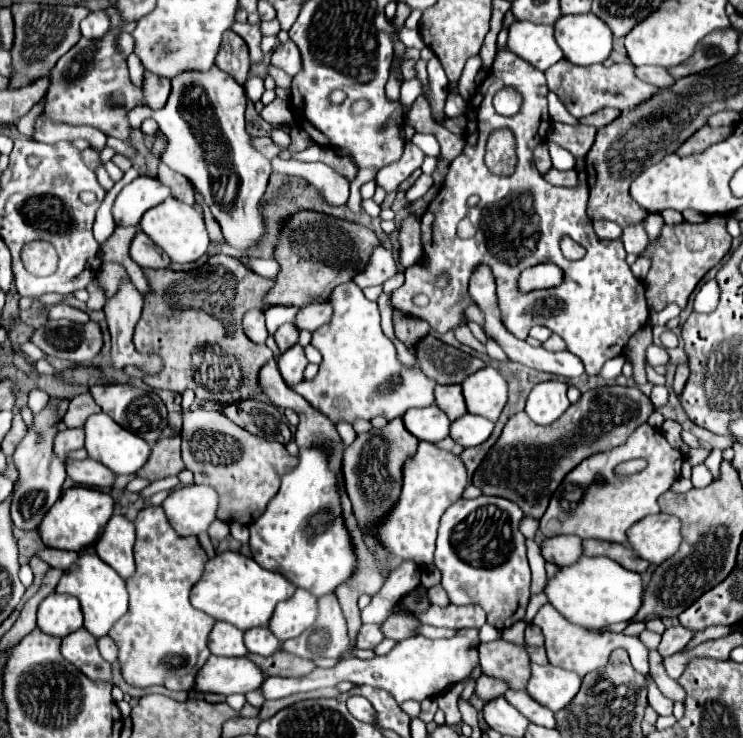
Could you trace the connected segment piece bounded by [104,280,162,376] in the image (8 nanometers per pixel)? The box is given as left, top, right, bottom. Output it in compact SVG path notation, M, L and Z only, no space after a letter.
M130 280L126 284L122 284L122 288L118 288L118 292L110 300L106 300L106 304L104 304L106 324L112 334L112 362L114 362L114 366L116 368L136 366L140 372L150 376L150 374L158 374L162 370L162 358L158 354L140 354L132 344L132 332L134 332L136 322L140 320L140 312L142 312L142 294L138 290L134 290L134 284L130 284Z

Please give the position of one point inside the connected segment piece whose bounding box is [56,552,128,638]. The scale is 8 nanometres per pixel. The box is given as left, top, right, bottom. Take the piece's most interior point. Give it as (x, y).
(102, 594)

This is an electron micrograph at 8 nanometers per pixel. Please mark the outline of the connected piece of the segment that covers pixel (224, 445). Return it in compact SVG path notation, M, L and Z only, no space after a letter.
M206 408L184 412L182 460L194 474L196 484L208 484L218 492L220 504L216 516L224 522L242 522L246 526L262 516L266 504L280 488L280 478L298 464L280 442L262 440L234 426L220 412Z

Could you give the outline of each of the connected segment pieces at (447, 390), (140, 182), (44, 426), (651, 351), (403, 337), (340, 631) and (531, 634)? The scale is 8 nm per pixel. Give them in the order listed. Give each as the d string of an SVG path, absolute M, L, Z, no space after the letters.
M436 384L434 398L436 398L436 406L442 408L442 412L446 412L446 416L450 416L450 420L456 420L458 416L466 414L462 388L458 384L454 384L454 386Z
M138 176L126 184L114 200L112 216L118 226L136 226L142 214L170 196L170 188L164 186L158 178Z
M48 402L38 414L34 414L34 422L28 428L28 434L22 438L22 442L12 454L12 462L18 470L18 482L12 492L10 514L18 528L38 528L44 514L50 510L50 506L58 500L62 492L62 484L66 480L64 460L58 460L58 456L54 456L54 438L58 434L60 420L62 418L58 414L58 406Z
M652 344L652 346L648 346L648 350L646 350L646 360L648 360L648 364L652 364L652 366L668 364L668 352L666 352L662 346Z
M394 314L394 334L402 344L406 344L406 348L412 354L414 354L414 344L418 344L418 340L422 340L422 336L426 336L428 332L430 326L424 320Z
M330 592L330 594L318 598L318 620L314 622L314 626L308 628L306 632L302 632L302 636L292 638L292 640L286 640L286 642L282 644L282 648L284 648L286 652L290 652L290 654L296 654L296 656L308 658L308 660L314 660L314 658L320 658L320 656L340 658L342 654L346 654L346 652L350 651L354 656L360 659L366 660L374 657L373 650L361 650L351 647L348 630L346 630L346 620L344 620L344 616L342 616L342 608L340 608L340 604L338 604L336 592Z
M534 624L526 626L526 644L530 644L530 646L542 646L544 644L544 636L538 630L538 626L534 626Z

